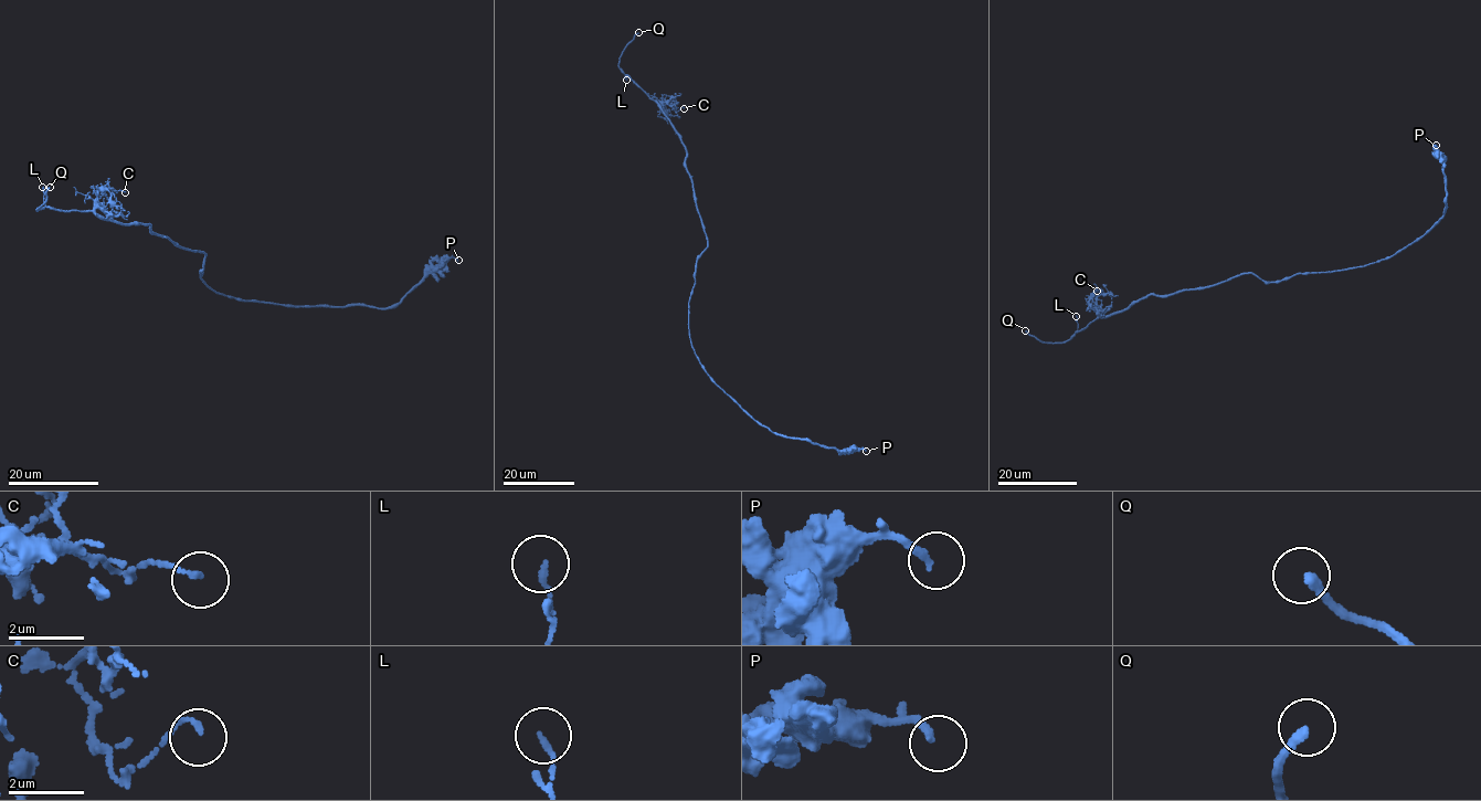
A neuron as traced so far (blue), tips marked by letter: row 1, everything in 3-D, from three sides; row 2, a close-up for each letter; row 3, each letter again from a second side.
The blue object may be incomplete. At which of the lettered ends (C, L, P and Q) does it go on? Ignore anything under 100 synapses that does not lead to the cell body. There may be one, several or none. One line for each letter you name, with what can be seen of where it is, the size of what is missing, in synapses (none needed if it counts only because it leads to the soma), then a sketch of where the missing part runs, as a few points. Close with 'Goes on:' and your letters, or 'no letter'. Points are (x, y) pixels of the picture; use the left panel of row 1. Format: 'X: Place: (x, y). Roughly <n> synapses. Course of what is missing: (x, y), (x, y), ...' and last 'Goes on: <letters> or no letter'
Q: Place: (50, 187). Course of what is missing: (50, 187), (83, 169), (90, 160), (107, 149), (145, 102)
Goes on: Q

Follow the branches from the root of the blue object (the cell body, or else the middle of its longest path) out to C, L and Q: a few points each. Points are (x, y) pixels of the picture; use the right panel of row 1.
C: (1287, 277), (1267, 282), (1240, 274), (1207, 287), (1146, 295), (1102, 316), (1092, 296), (1097, 291)
L: (1287, 277), (1267, 282), (1240, 274), (1207, 287), (1146, 295), (1077, 332), (1076, 316)
Q: (1287, 277), (1267, 282), (1240, 274), (1207, 287), (1146, 295), (1096, 317), (1062, 341), (1040, 341), (1025, 330)

